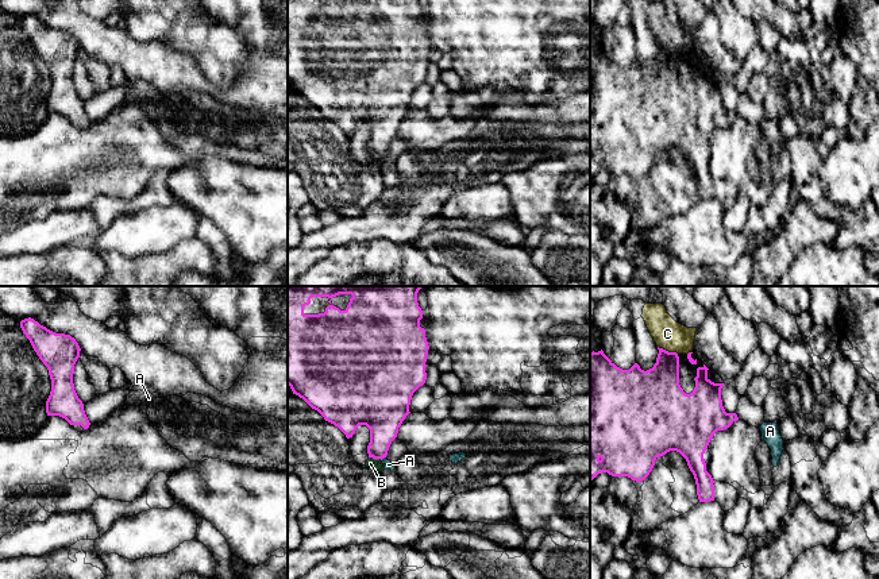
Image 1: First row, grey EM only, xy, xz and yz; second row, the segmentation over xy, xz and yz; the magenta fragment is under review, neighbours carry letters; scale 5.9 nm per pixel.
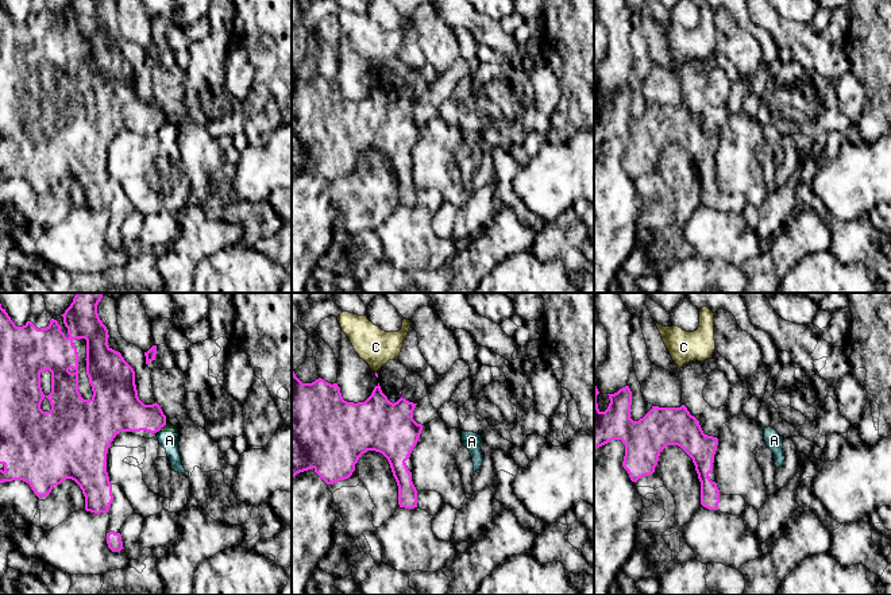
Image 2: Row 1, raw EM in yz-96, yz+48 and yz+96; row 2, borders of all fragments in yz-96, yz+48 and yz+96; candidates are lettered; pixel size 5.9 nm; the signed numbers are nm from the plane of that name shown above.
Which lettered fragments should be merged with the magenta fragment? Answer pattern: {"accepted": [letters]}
{"accepted": []}

